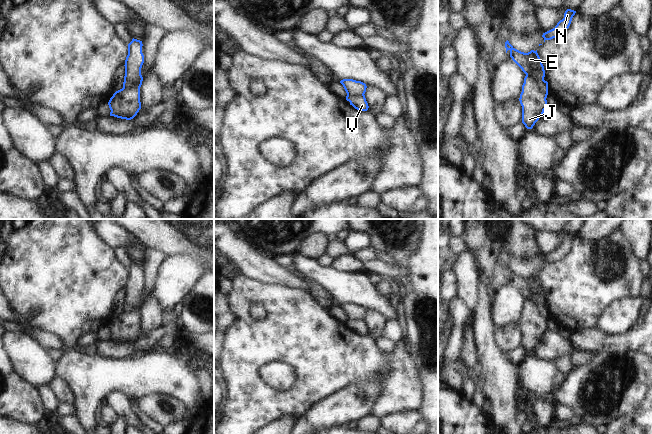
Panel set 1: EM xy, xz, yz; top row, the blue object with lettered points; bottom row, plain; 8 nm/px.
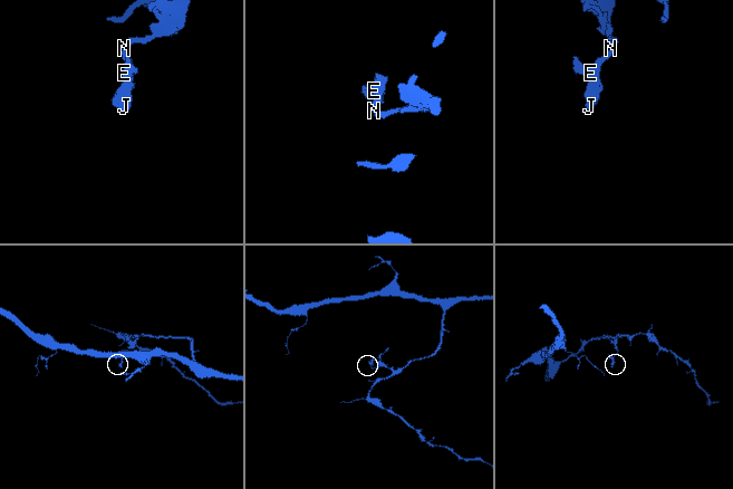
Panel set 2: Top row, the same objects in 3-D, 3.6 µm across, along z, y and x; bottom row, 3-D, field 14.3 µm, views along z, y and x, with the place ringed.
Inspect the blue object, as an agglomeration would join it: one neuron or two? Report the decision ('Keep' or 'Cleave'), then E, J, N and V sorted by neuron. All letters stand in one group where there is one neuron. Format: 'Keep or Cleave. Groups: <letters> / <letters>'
Cleave. Groups: E N V / J

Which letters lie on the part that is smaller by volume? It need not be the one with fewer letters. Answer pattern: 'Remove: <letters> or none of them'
Remove: J

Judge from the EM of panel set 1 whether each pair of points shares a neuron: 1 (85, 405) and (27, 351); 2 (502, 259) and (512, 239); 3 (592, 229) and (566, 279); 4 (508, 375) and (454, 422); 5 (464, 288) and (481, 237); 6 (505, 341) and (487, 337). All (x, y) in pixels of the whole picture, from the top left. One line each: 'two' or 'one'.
1: two
2: two
3: two
4: two
5: two
6: two

